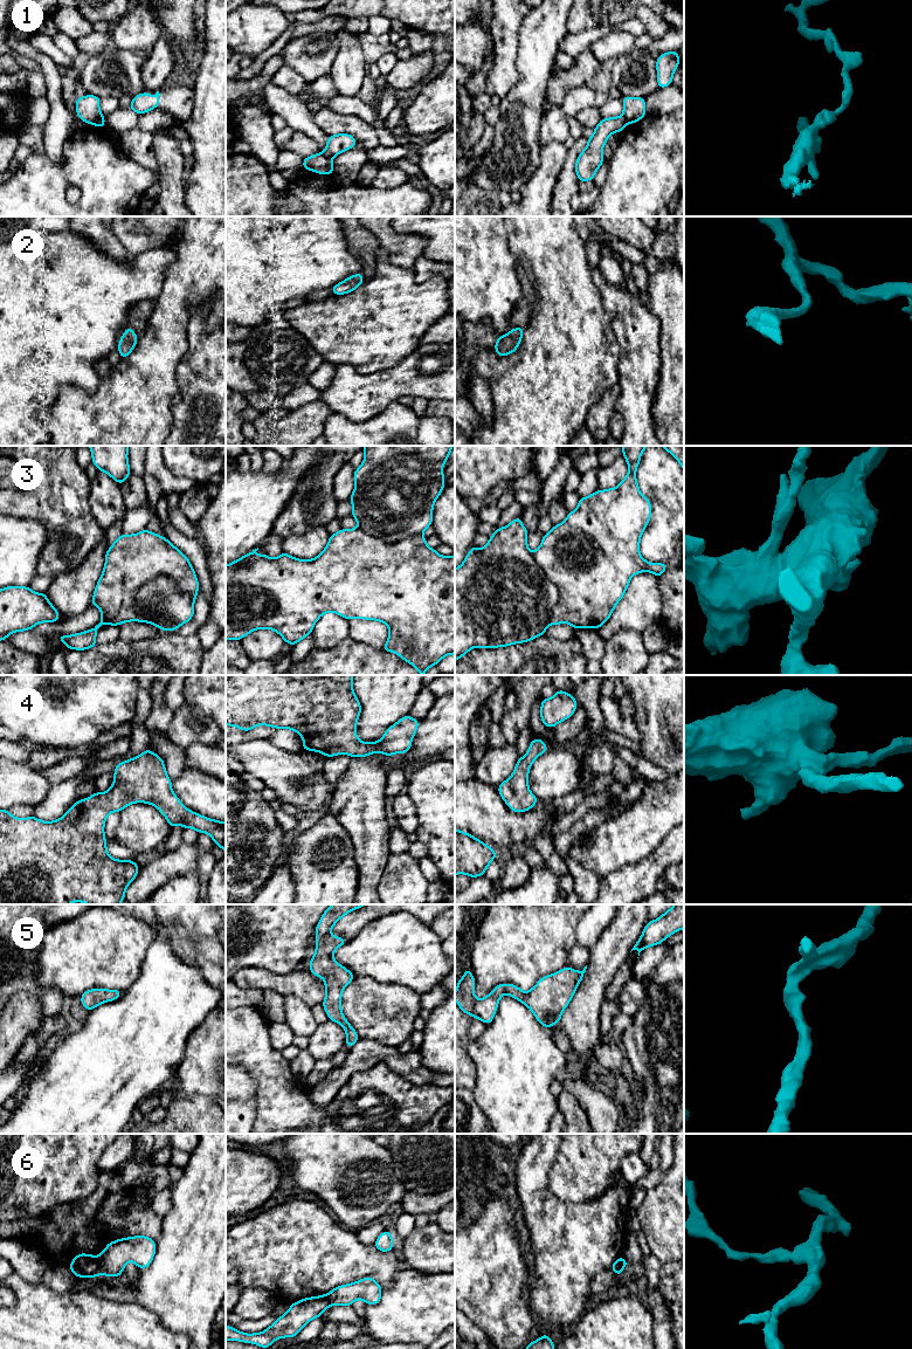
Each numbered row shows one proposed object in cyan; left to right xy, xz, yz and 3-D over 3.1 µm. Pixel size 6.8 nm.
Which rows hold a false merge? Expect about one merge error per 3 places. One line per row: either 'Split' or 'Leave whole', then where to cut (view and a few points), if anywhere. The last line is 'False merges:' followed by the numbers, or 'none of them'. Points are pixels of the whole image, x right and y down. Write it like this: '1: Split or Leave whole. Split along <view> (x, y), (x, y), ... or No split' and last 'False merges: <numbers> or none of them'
1: Split. Split along xz (323, 152), (331, 158)
2: Leave whole. No split
3: Split. Split along xy (136, 591), (153, 578), (166, 575), (193, 600)
4: Leave whole. No split
5: Leave whole. No split
6: Split. Split along xy (97, 1257), (98, 1273)
False merges: 1, 3, 6

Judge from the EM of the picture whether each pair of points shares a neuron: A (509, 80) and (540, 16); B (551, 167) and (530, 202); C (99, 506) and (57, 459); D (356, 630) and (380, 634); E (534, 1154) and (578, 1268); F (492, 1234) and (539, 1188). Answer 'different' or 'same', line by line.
A: different
B: same
C: different
D: same
E: same
F: different

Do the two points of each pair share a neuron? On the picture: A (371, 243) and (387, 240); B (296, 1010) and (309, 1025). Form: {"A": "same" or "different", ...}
{"A": "different", "B": "same"}

